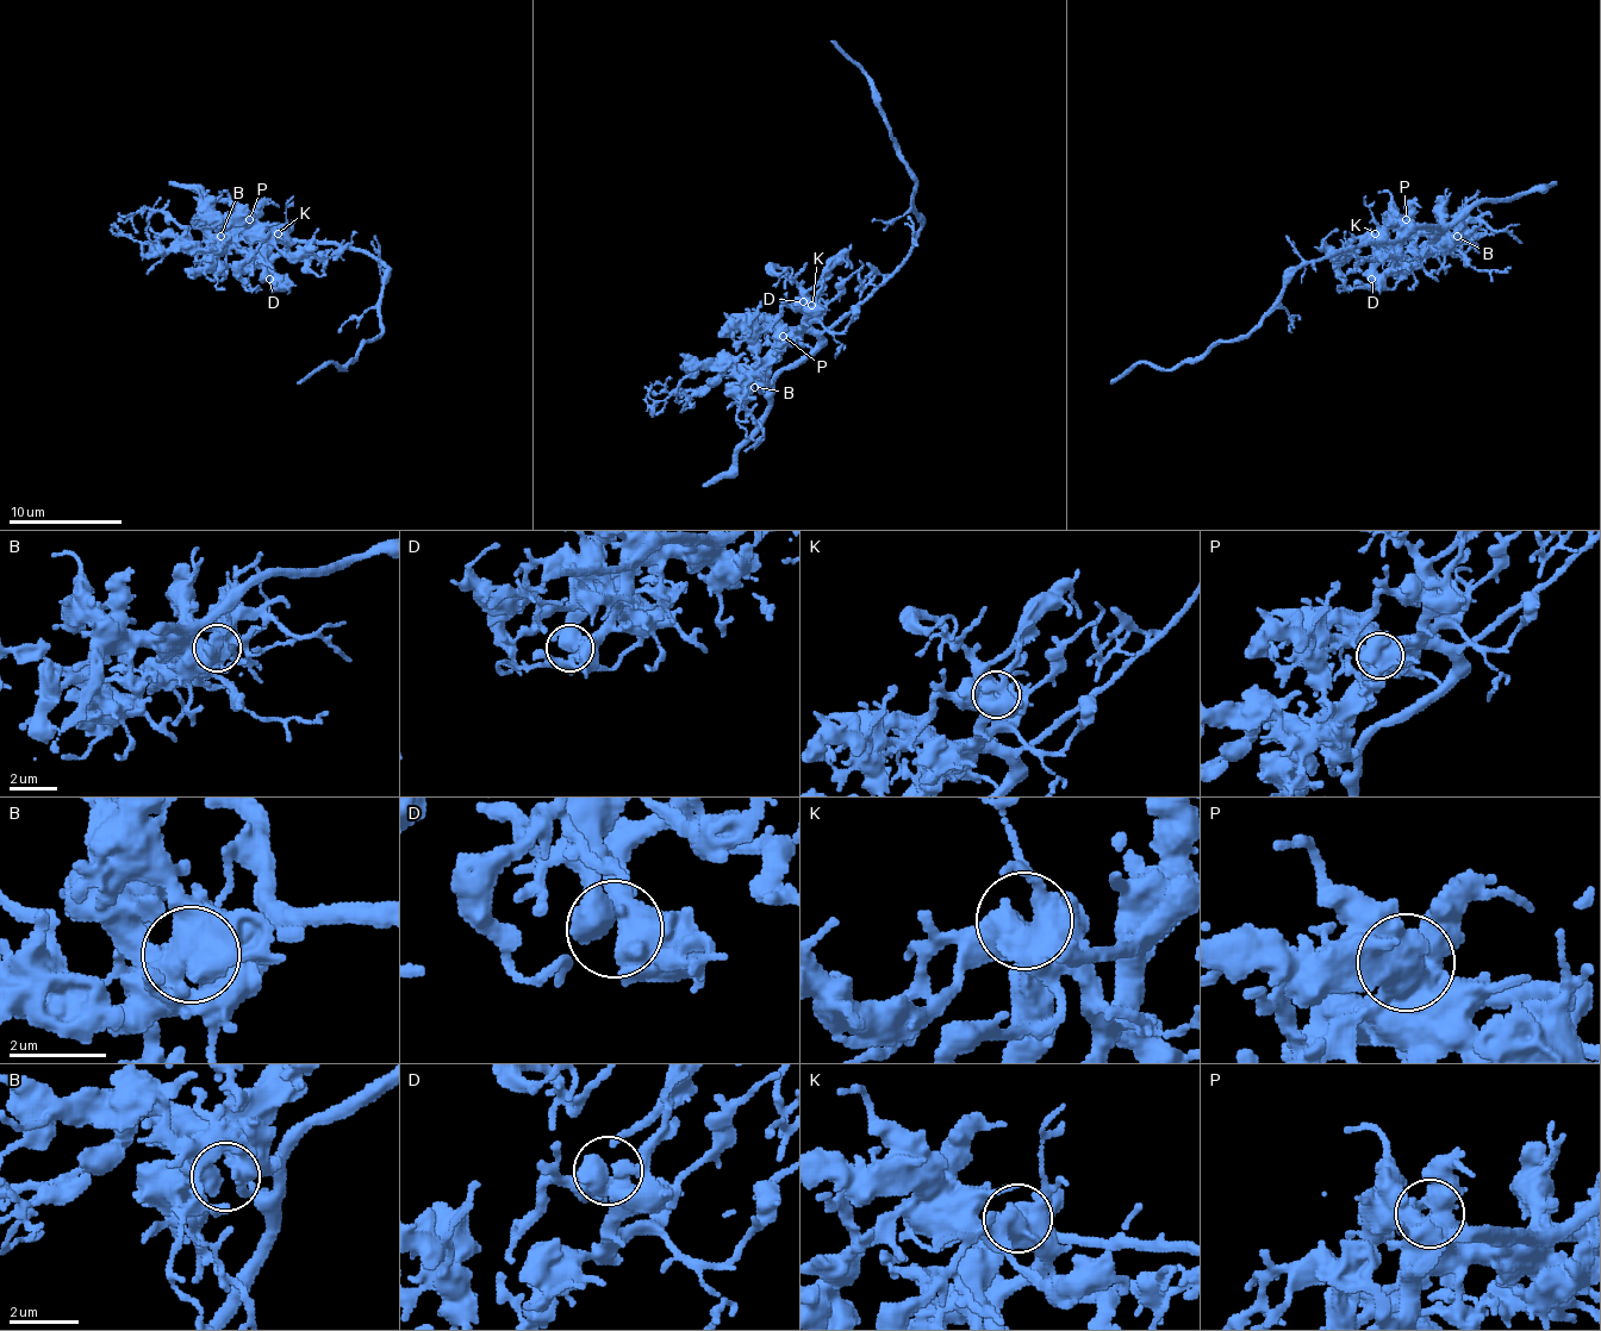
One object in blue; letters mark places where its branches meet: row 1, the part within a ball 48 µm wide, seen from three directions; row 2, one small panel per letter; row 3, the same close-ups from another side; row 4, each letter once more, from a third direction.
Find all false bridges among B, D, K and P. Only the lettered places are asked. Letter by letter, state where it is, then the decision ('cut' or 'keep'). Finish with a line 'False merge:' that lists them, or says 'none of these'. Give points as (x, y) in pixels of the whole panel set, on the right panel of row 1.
B: place (1457, 236); keep
D: place (1371, 279); keep
K: place (1375, 233); keep
P: place (1406, 219); keep
False merge: none of these

